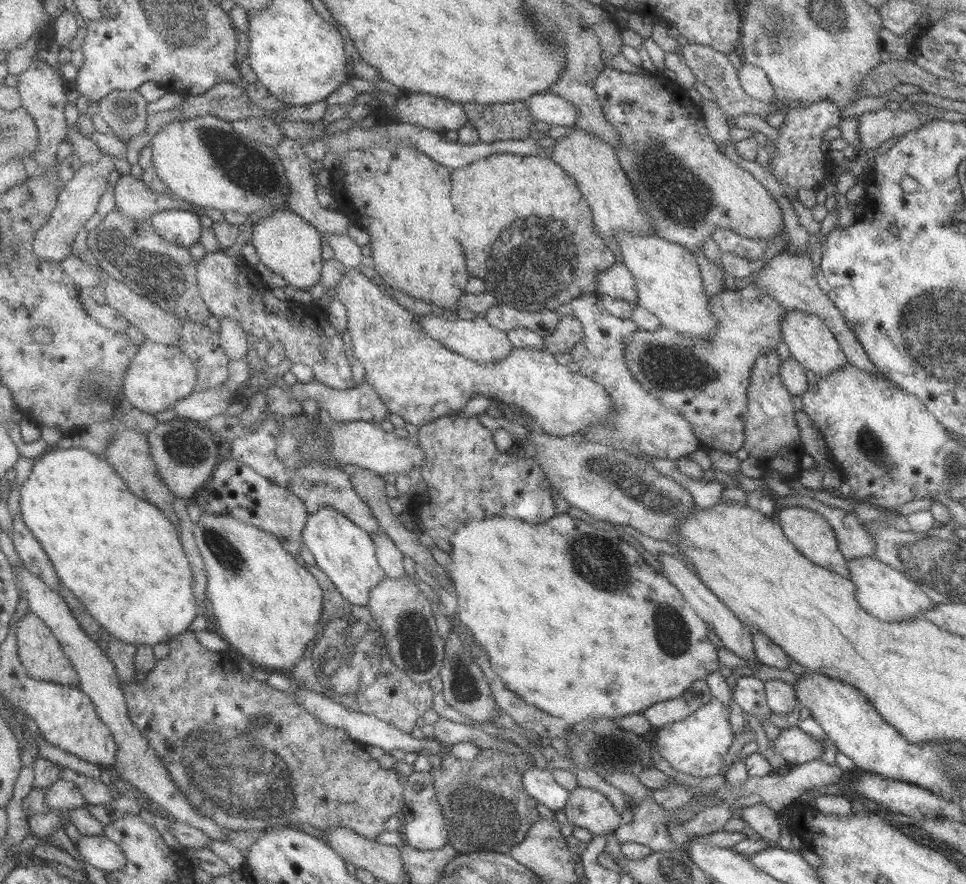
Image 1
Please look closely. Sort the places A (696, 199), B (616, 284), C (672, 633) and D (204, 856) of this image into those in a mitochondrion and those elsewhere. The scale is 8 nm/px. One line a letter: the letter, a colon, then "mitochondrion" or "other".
A: mitochondrion
B: other
C: mitochondrion
D: other

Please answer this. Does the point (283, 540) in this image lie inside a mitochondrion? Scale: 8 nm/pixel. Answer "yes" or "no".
no

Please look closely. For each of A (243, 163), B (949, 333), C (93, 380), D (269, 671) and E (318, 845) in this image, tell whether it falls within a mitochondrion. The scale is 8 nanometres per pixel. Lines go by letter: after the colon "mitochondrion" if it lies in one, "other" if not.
A: mitochondrion
B: mitochondrion
C: mitochondrion
D: other
E: other

